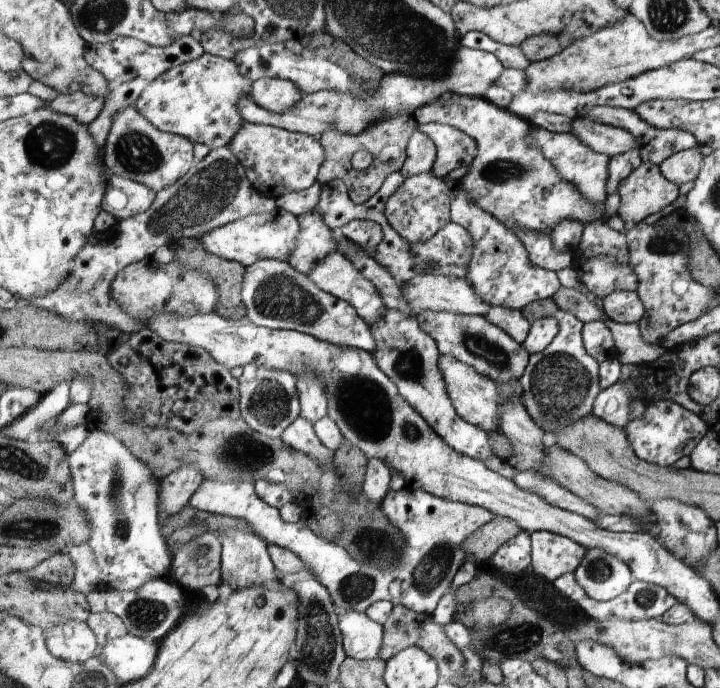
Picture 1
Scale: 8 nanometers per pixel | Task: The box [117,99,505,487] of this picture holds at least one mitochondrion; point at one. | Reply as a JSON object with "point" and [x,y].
{"point":[205,194]}

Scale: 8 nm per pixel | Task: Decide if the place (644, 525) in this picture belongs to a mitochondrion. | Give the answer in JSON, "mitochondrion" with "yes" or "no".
{"mitochondrion":"no"}

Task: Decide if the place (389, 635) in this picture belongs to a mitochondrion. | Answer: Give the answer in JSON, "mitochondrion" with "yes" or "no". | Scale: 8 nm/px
{"mitochondrion":"no"}

